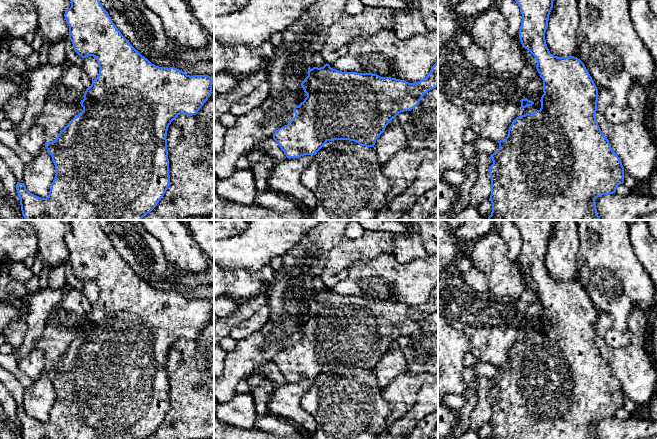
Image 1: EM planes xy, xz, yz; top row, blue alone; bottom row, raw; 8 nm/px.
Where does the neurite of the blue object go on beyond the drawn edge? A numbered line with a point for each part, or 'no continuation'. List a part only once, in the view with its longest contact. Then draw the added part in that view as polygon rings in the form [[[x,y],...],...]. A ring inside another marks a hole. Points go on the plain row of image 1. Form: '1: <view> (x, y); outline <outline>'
no continuation

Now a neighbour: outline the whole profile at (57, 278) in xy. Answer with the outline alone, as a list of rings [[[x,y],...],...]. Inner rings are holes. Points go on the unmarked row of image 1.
[[[63,262],[59,266],[52,268],[51,272],[49,273],[48,287],[52,289],[59,289],[67,283],[65,265],[66,262]]]

